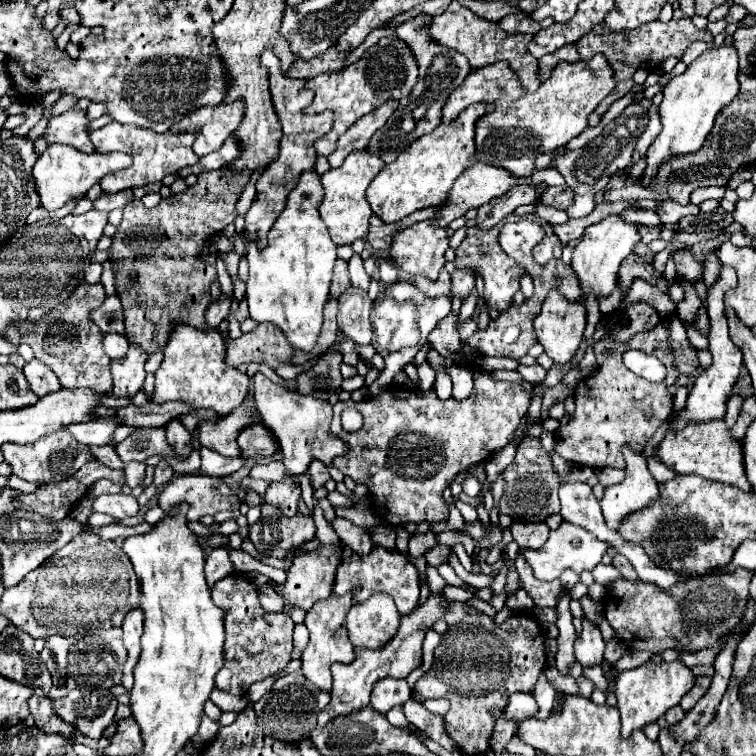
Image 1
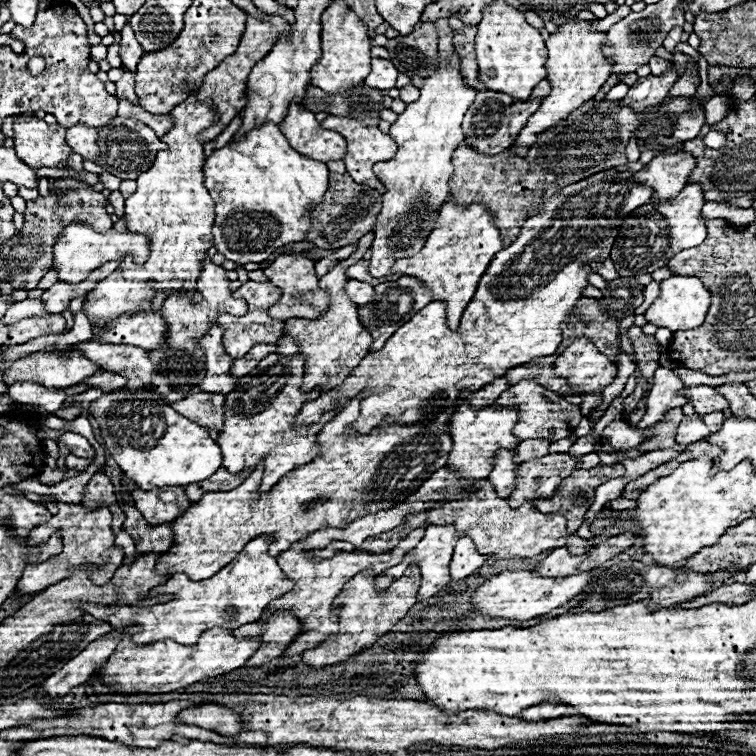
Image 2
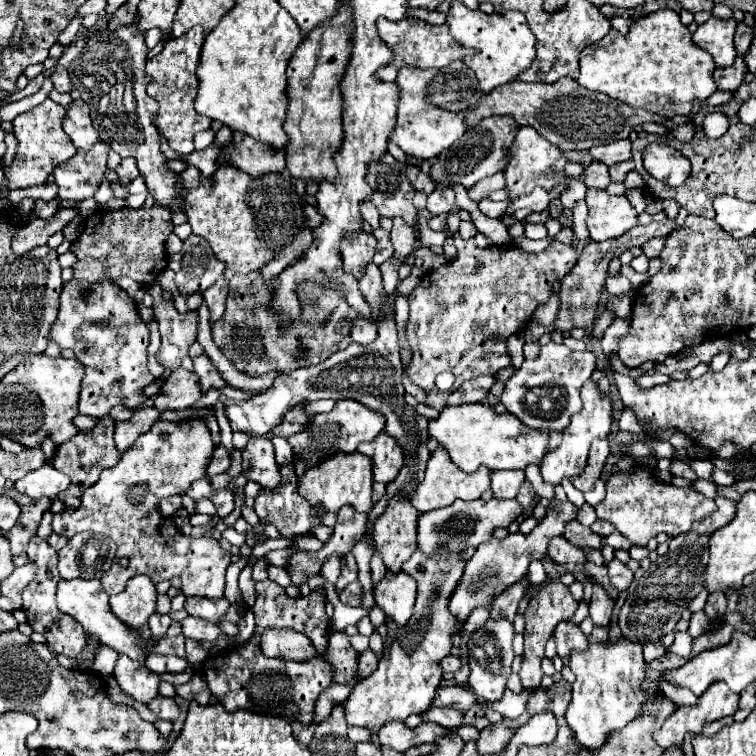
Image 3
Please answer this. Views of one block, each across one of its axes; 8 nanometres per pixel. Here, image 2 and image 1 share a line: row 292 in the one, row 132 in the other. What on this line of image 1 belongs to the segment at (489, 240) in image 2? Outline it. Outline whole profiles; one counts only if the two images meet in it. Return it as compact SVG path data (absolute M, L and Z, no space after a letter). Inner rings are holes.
M472 104L460 112L460 116L450 124L440 124L432 134L414 140L400 156L382 168L382 172L374 178L374 182L366 190L366 200L372 206L372 212L380 216L386 224L396 222L416 210L438 206L440 200L448 194L448 188L456 182L456 178L468 170L476 162L474 148L474 124L484 114L490 112L492 104Z

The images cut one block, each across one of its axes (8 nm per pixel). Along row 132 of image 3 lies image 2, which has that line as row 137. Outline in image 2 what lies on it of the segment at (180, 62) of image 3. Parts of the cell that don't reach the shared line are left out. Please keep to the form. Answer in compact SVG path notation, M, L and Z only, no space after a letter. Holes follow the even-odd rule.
M192 92L182 104L178 104L172 112L174 128L164 134L160 140L168 144L166 150L160 150L154 166L138 176L138 190L126 198L126 228L134 234L144 234L150 242L150 262L144 268L152 268L152 272L136 272L136 280L125 280L130 283L126 298L150 302L156 290L162 290L166 296L174 291L192 291L192 301L198 303L202 294L196 292L195 282L202 272L202 260L210 246L214 246L212 226L214 226L214 202L204 188L204 150L198 144L196 136L214 124L218 112L210 112L204 102L196 100L196 92ZM156 268L156 270L154 270ZM148 281L160 282L157 286L148 286ZM132 284L132 285L131 285ZM136 294L136 296L134 296Z

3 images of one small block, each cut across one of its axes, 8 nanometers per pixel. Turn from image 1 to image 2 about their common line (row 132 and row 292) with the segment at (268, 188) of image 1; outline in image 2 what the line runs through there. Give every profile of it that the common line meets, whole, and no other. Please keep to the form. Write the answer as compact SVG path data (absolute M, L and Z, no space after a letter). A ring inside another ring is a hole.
M280 254L266 270L264 274L270 278L272 284L276 284L282 290L280 302L270 306L270 316L288 320L288 318L320 318L326 312L326 306L329 304L326 290L318 288L318 278L314 272L314 262L304 258L302 254ZM296 306L310 306L310 308L296 308Z

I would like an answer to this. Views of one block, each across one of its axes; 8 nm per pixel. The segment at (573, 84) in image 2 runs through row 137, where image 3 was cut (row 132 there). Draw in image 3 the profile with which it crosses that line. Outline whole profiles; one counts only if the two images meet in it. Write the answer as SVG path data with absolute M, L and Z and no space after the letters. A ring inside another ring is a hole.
M522 126L518 130L516 140L510 146L508 154L510 154L510 162L504 170L504 174L506 174L506 188L510 190L510 194L508 194L510 198L524 196L524 194L532 192L536 186L542 186L542 188L550 190L556 184L566 184L568 182L568 174L564 172L564 166L566 166L568 160L560 152L560 148L556 148L554 144L548 144L548 140L544 140L534 128Z

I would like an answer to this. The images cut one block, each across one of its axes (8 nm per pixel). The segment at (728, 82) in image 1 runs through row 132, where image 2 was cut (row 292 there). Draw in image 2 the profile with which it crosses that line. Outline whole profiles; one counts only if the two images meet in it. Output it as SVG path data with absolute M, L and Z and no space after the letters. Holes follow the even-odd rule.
M670 276L668 280L660 282L660 296L650 304L648 312L644 314L648 324L658 328L668 328L670 332L698 328L704 322L704 316L710 306L710 292L704 284L694 276Z

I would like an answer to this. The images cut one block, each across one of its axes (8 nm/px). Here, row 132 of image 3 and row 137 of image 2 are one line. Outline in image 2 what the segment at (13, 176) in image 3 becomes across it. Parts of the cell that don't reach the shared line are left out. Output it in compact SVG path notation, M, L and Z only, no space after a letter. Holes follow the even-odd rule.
M34 116L28 122L14 124L14 150L32 170L68 170L68 156L72 154L72 148L66 144L66 128L50 126Z

